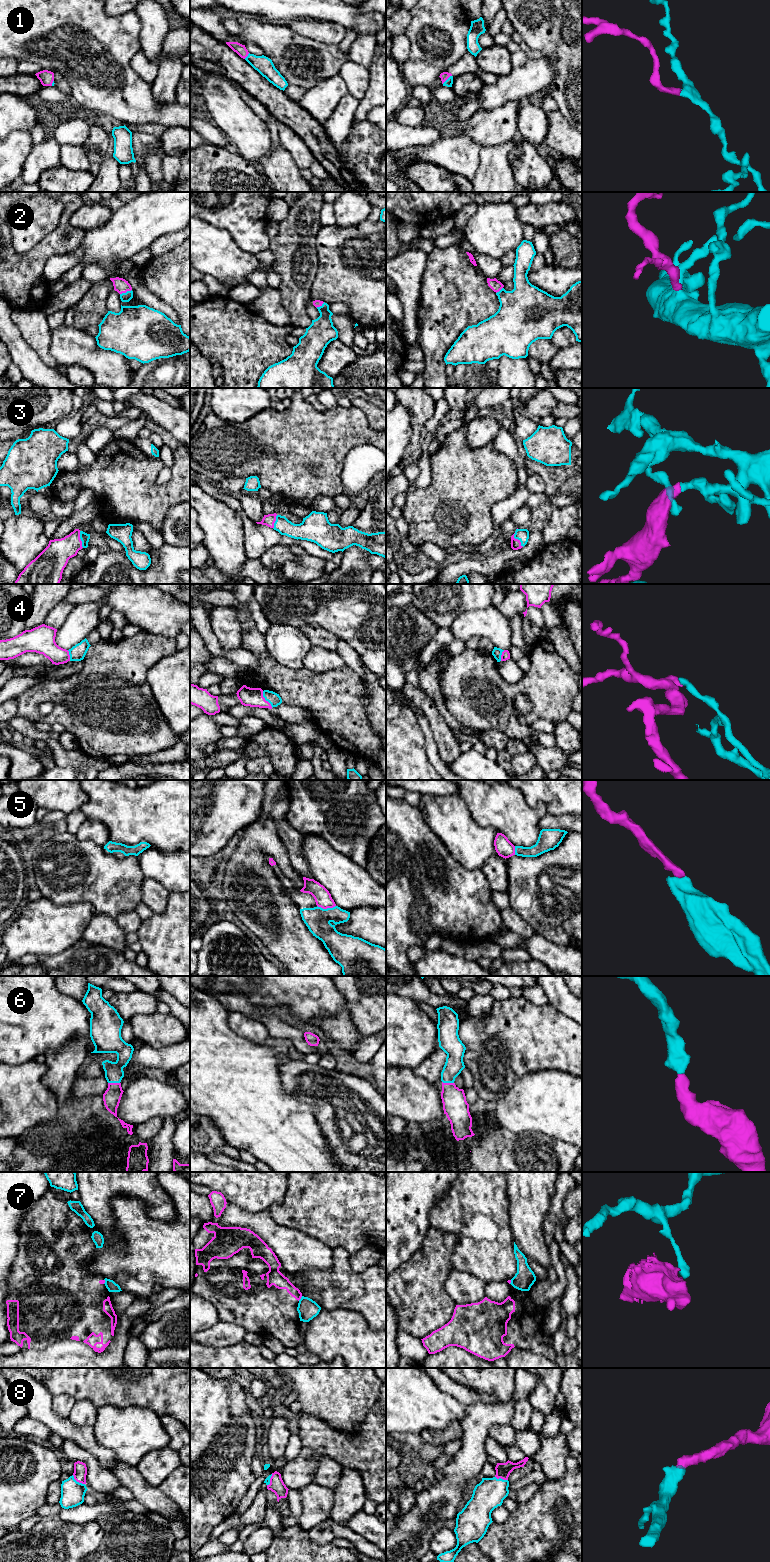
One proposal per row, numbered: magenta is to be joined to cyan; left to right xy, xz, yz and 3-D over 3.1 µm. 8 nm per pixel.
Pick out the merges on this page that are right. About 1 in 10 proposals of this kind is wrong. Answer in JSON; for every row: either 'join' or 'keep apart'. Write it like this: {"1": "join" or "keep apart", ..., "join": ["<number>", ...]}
{"1": "join", "2": "join", "3": "join", "4": "keep apart", "5": "join", "6": "join", "7": "keep apart", "8": "join", "join": ["1", "2", "3", "5", "6", "8"]}

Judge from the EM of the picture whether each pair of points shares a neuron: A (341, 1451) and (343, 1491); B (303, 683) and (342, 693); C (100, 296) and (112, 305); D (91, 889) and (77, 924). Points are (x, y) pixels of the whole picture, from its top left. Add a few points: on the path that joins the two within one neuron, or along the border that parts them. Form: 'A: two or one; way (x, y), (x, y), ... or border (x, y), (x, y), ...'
A: two; border (343, 1466), (356, 1469), (363, 1480)
B: one; way (313, 691), (332, 693)
C: two; border (113, 289), (106, 301), (108, 310)
D: two; border (63, 905), (88, 902), (94, 912)

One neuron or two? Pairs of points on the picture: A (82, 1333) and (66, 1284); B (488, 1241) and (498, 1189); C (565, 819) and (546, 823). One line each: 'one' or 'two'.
A: one
B: one
C: one

